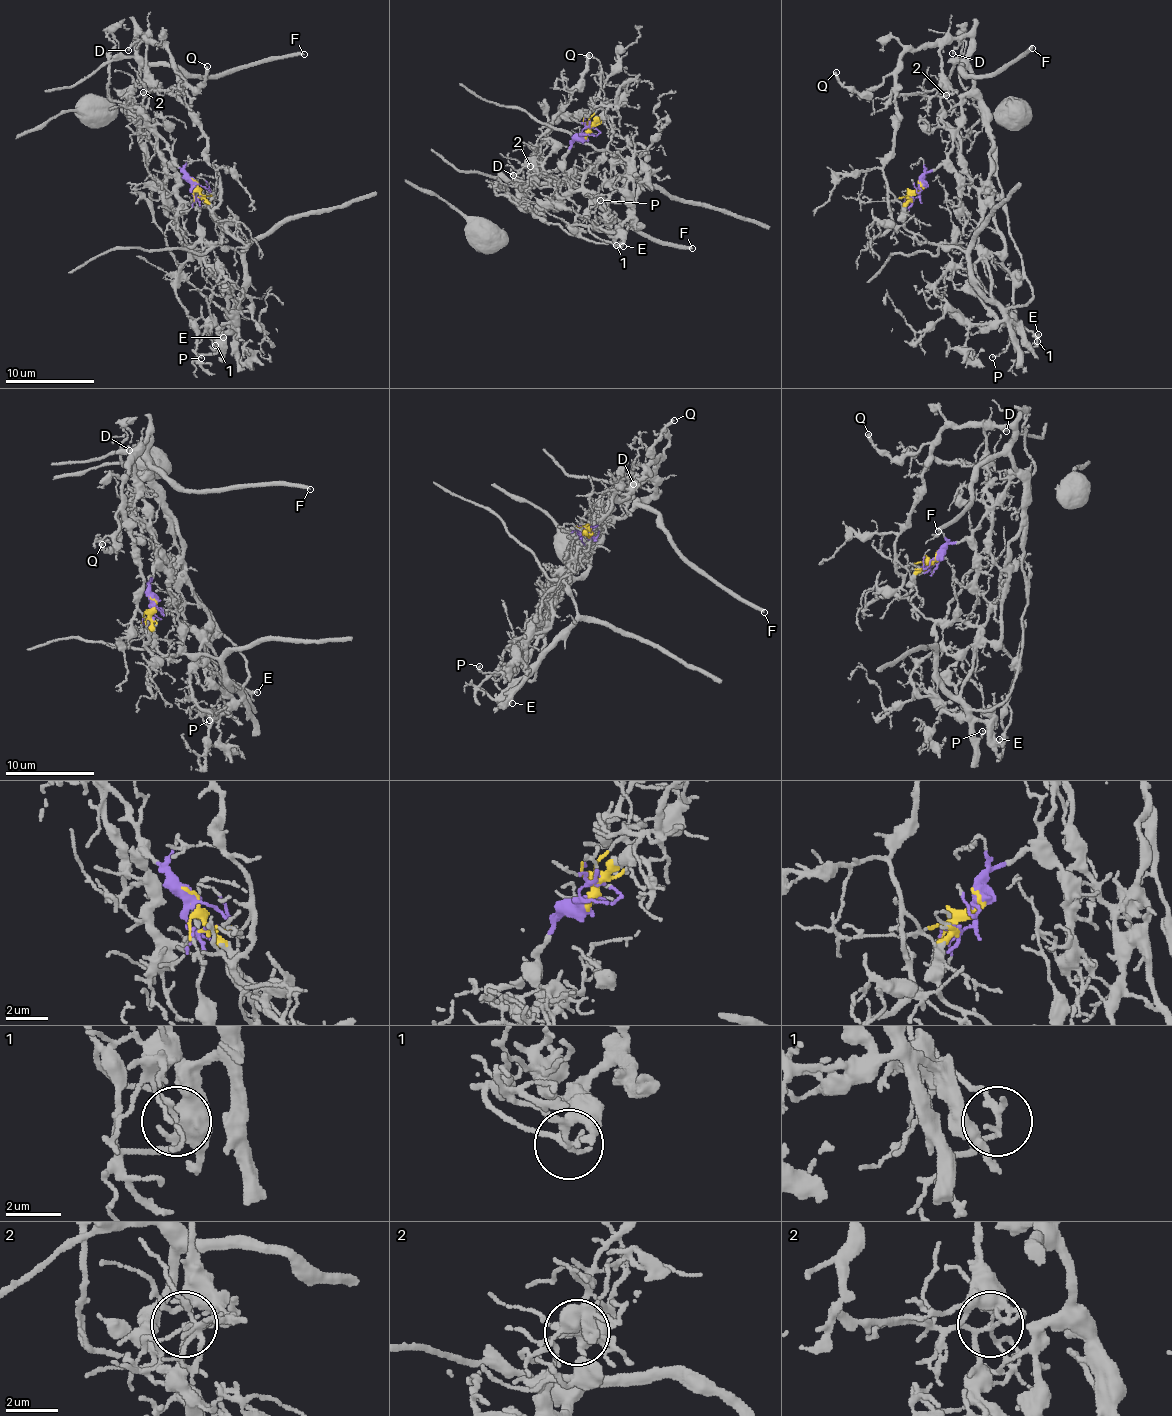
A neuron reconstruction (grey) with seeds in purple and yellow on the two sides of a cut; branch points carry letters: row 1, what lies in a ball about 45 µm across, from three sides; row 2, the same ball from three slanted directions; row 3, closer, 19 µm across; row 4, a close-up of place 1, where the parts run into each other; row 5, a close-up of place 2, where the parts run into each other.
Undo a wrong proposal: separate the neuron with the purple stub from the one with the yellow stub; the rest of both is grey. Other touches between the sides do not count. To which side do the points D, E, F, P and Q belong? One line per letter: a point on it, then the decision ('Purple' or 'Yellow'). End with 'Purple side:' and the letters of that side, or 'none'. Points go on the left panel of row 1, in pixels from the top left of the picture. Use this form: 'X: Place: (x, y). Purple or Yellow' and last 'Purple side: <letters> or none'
D: Place: (128, 50). Purple
E: Place: (223, 337). Yellow
F: Place: (304, 54). Purple
P: Place: (201, 358). Yellow
Q: Place: (207, 66). Purple
Purple side: D, F, Q

